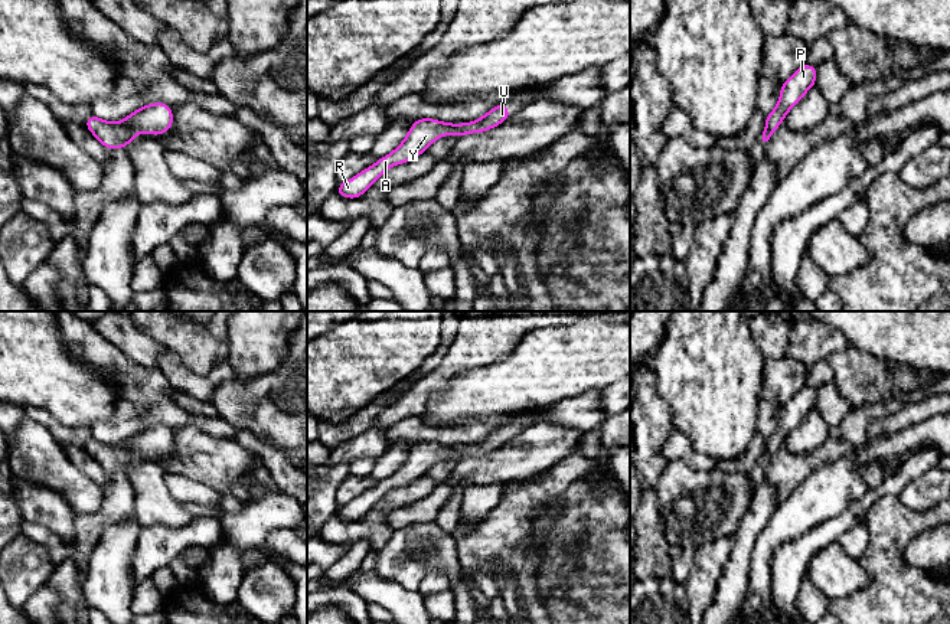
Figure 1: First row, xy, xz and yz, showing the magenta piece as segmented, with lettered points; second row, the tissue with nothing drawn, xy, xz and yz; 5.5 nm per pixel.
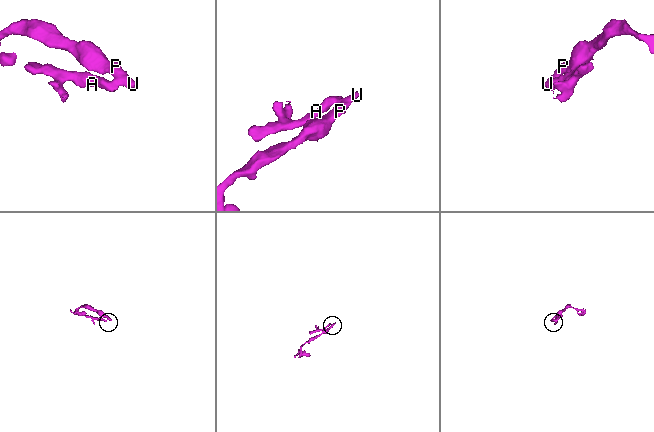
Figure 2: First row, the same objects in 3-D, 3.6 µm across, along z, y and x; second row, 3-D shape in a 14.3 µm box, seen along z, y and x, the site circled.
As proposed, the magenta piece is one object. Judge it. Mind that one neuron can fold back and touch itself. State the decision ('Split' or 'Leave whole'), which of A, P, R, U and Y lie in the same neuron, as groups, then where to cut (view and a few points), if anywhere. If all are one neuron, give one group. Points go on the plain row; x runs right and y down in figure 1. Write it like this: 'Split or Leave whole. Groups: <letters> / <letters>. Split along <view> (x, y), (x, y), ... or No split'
Leave whole. Groups: A P R U Y. No split

